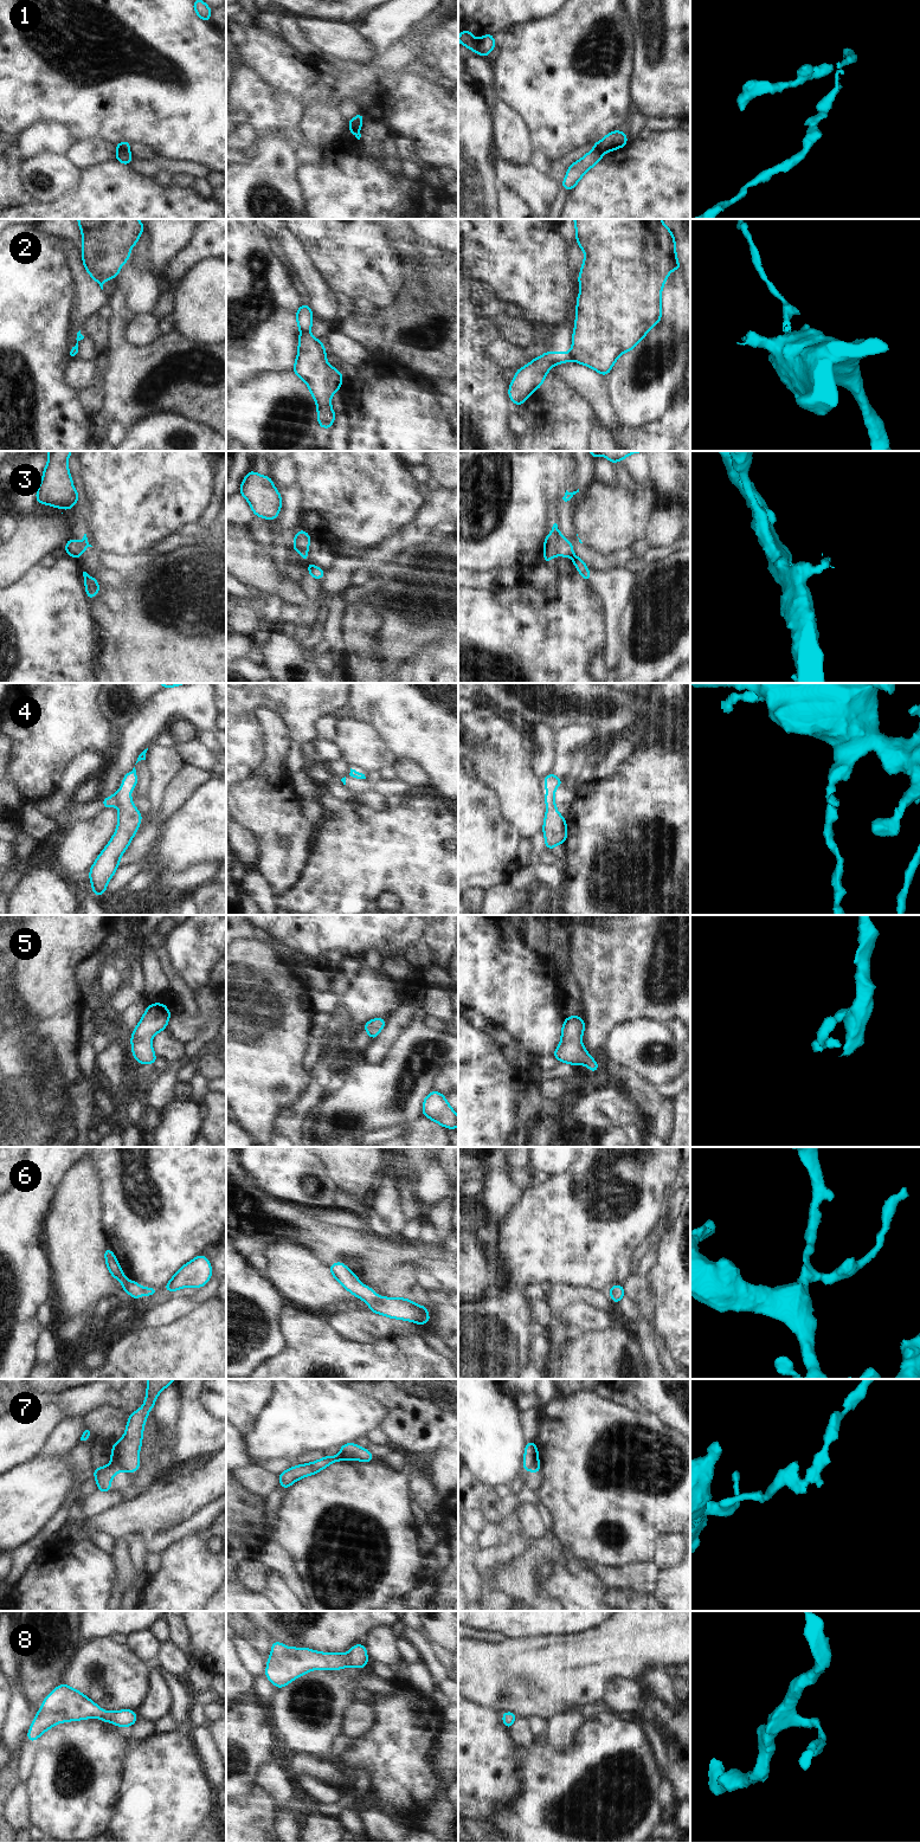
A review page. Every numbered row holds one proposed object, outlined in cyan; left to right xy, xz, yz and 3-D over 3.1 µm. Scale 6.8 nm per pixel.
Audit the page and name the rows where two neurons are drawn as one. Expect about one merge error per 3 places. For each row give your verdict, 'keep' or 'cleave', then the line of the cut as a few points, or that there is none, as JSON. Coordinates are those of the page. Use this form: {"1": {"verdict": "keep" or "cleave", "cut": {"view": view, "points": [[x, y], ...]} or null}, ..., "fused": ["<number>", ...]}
{"1": {"verdict": "cleave", "cut": {"view": "xy", "points": [[117, 149], [128, 152]]}}, "2": {"verdict": "cleave", "cut": {"view": "xz", "points": [[301, 330], [308, 332]]}}, "3": {"verdict": "cleave", "cut": {"view": "xy", "points": [[82, 545], [82, 551], [77, 558]]}}, "4": {"verdict": "keep", "cut": null}, "5": {"verdict": "keep", "cut": null}, "6": {"verdict": "keep", "cut": null}, "7": {"verdict": "cleave", "cut": {"view": "xy", "points": [[109, 1464], [116, 1464], [121, 1469]]}}, "8": {"verdict": "keep", "cut": null}, "fused": ["1", "2", "3", "7"]}

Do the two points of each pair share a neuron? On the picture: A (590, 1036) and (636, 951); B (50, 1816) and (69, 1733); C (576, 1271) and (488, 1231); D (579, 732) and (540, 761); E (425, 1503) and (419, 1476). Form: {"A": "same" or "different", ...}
{"A": "same", "B": "same", "C": "different", "D": "different", "E": "same"}

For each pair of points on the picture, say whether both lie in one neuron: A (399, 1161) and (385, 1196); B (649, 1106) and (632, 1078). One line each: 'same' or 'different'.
A: same
B: same

